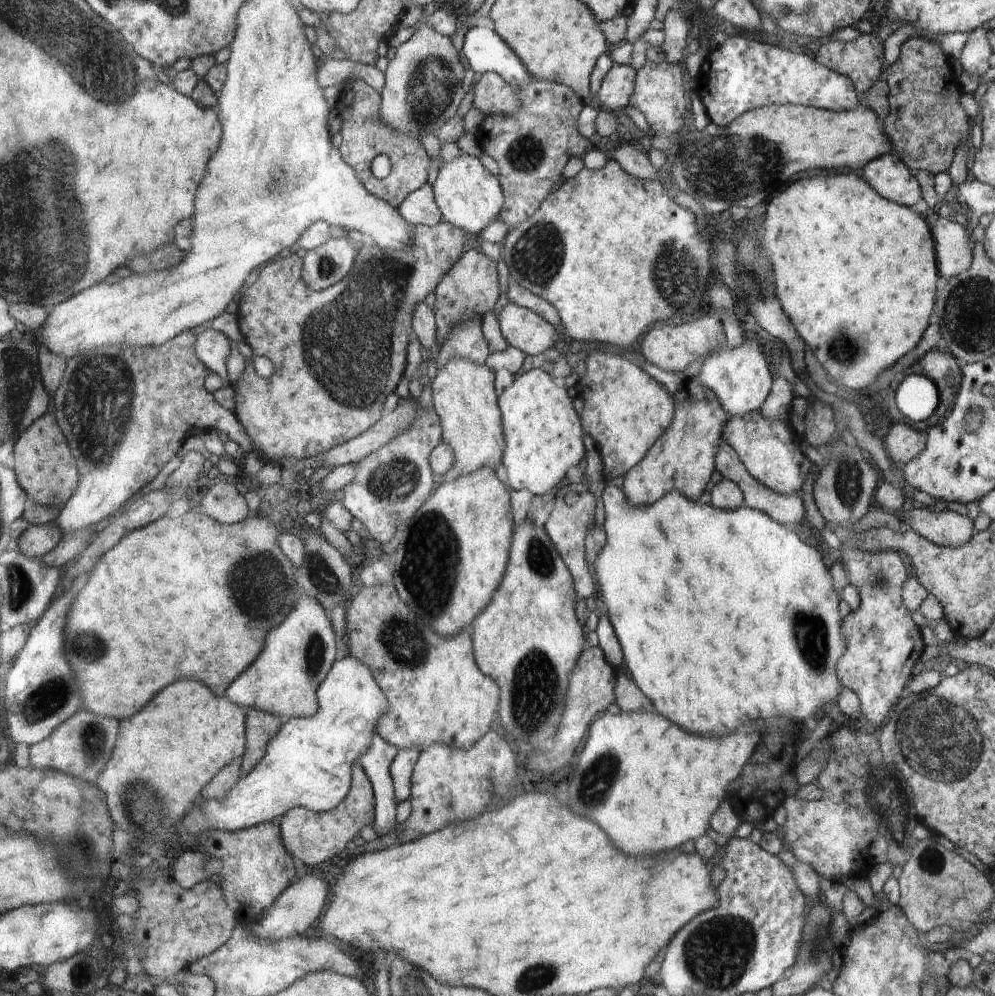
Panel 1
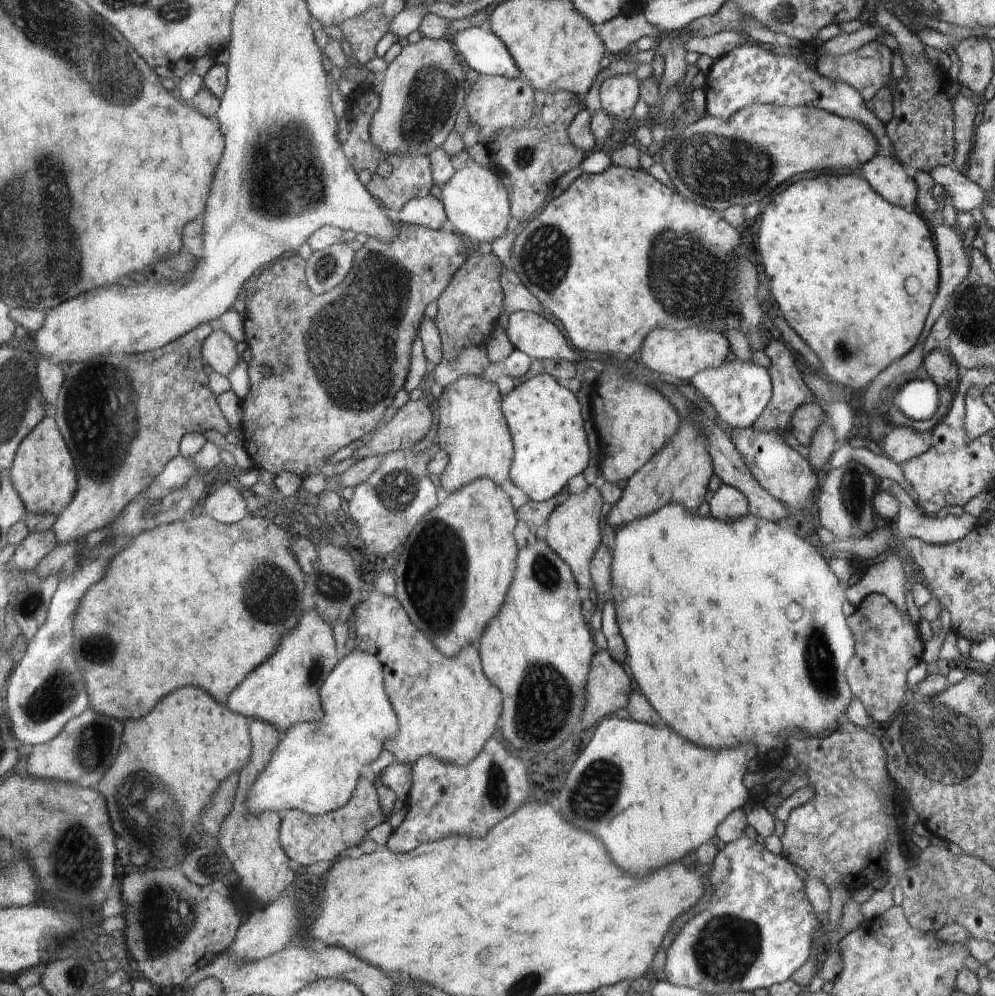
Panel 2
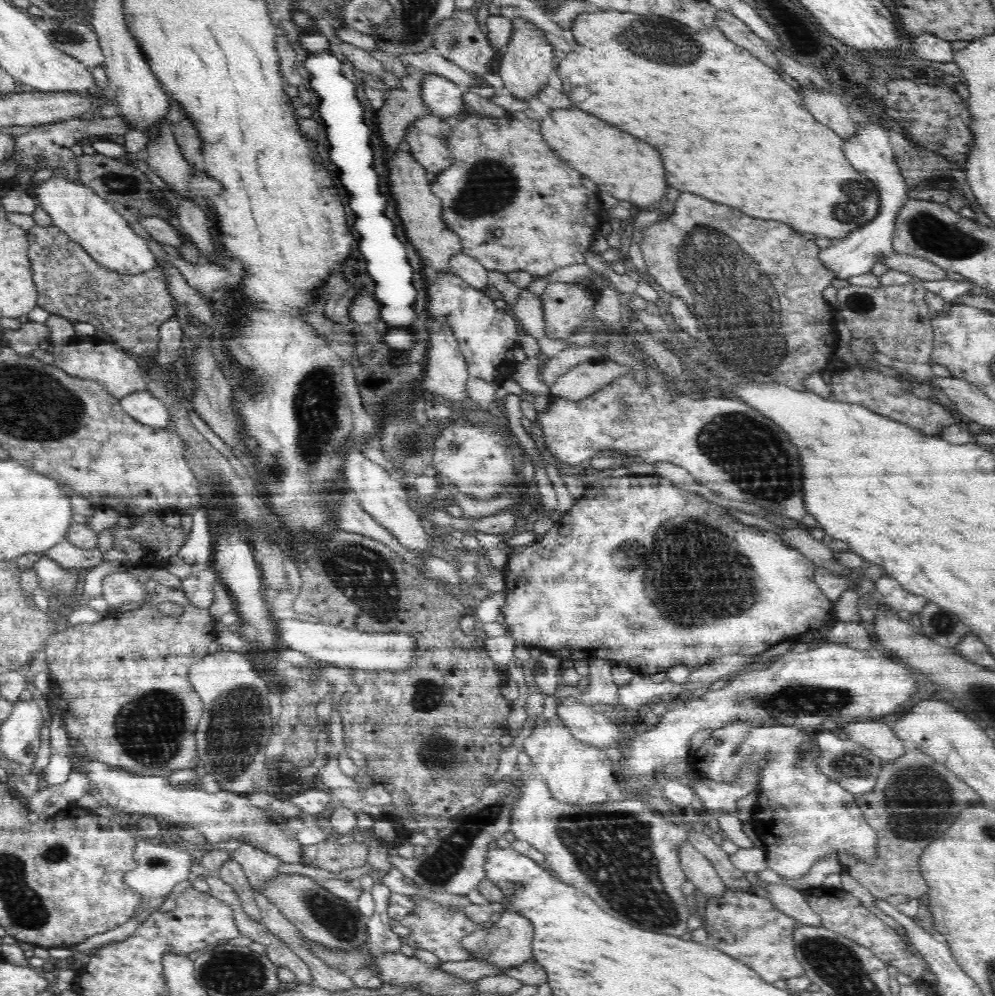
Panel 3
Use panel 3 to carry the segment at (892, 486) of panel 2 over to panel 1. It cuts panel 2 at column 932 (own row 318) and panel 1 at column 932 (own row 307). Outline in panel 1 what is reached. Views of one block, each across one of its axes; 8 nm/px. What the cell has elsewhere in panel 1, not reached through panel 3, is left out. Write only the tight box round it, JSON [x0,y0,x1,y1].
[900,506,975,548]

